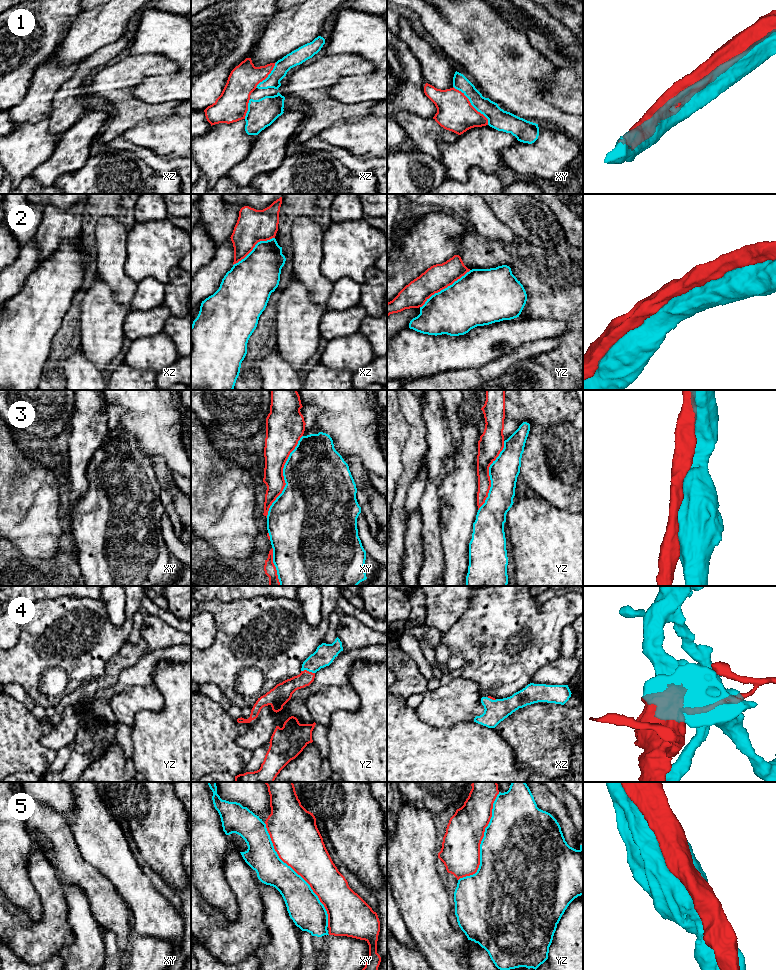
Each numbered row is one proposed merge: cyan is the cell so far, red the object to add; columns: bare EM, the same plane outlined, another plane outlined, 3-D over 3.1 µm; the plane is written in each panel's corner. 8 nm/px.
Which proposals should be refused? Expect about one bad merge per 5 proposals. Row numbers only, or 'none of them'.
1

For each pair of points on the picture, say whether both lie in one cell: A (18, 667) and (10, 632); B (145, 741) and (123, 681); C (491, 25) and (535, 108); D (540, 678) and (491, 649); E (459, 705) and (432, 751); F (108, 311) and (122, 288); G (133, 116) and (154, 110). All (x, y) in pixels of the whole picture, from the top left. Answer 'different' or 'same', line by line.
A: different
B: different
C: same
D: different
E: different
F: different
G: same

